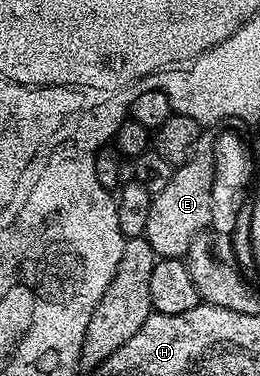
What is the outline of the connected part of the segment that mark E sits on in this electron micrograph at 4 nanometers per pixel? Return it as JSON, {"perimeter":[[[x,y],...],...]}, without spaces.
{"perimeter":[[[203,131],[190,159],[175,167],[164,190],[153,193],[145,238],[152,246],[155,257],[164,260],[185,257],[192,242],[211,227],[215,137],[213,131]]]}

